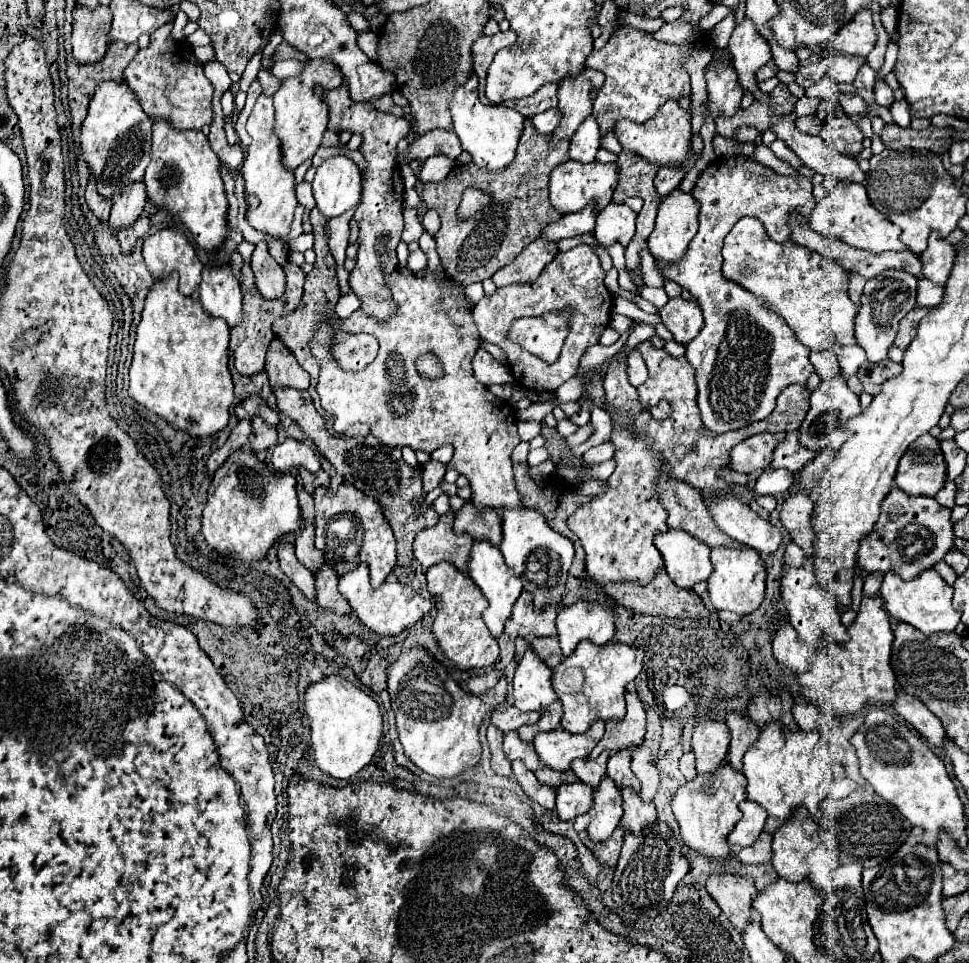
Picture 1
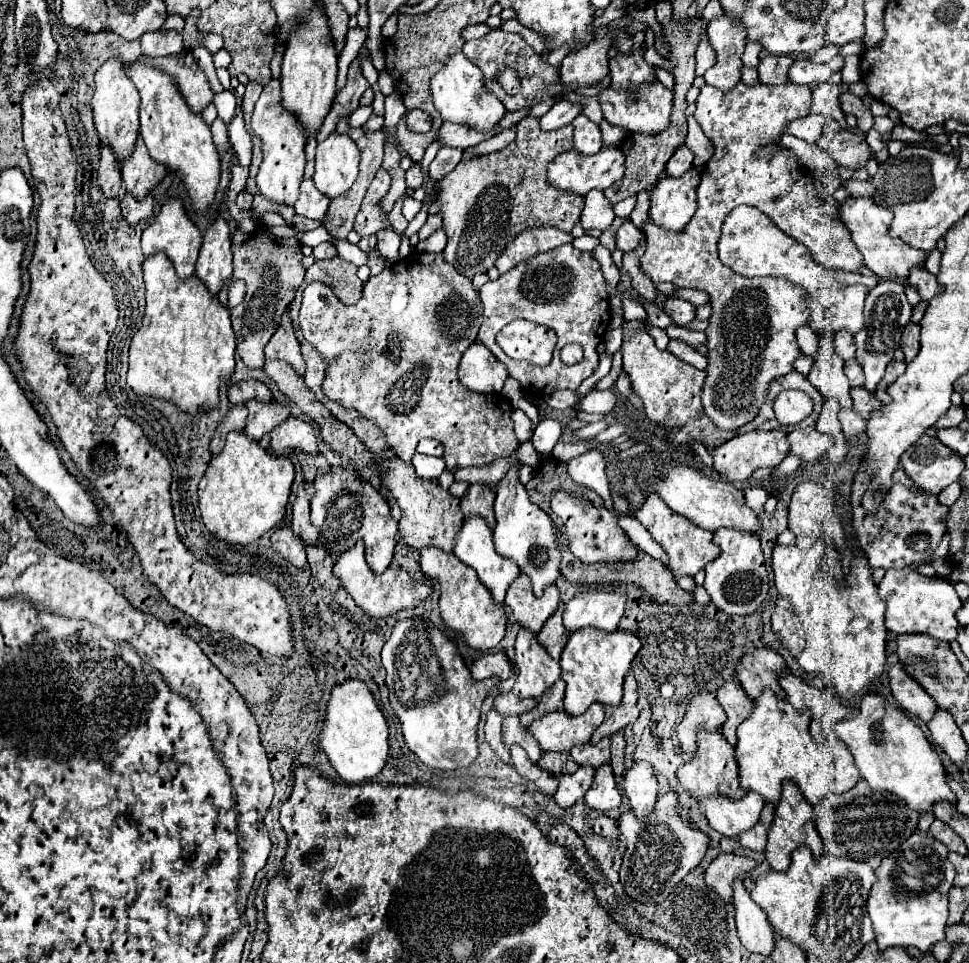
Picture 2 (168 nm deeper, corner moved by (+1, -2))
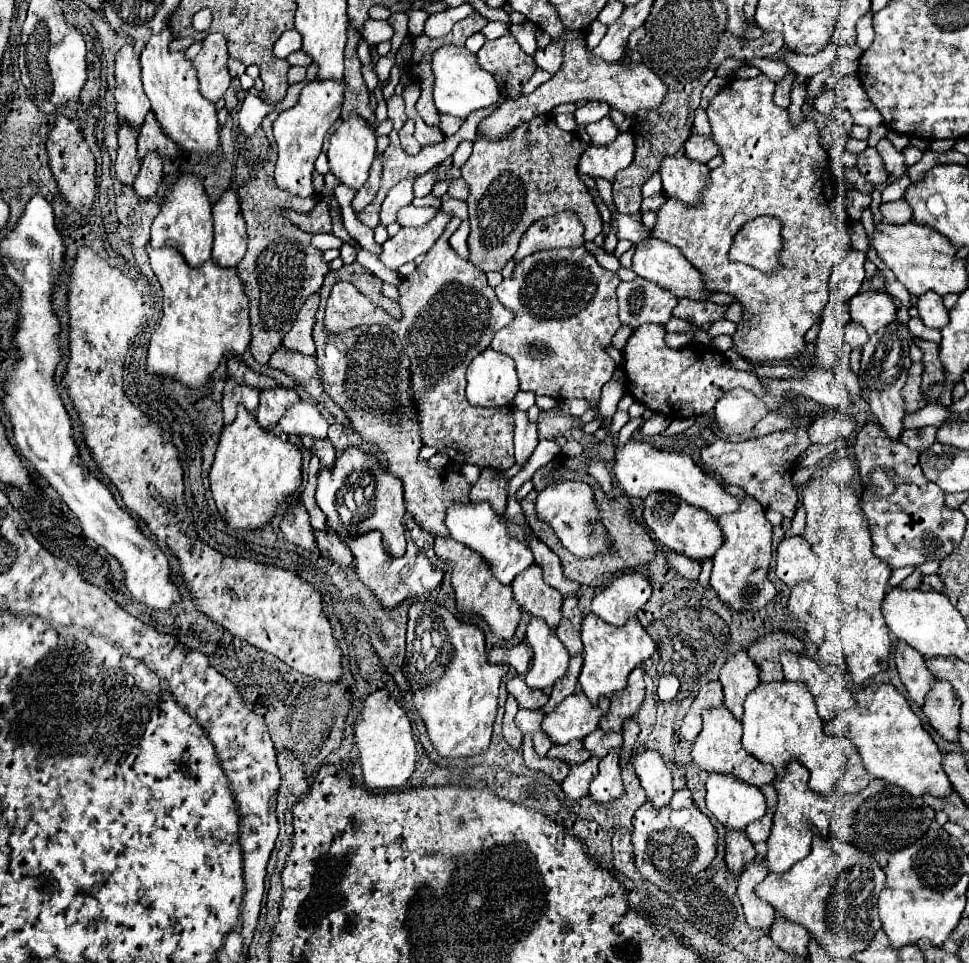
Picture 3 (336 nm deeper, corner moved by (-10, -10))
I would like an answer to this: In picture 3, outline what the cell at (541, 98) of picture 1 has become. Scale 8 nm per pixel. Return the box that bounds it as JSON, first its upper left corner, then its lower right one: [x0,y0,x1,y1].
[476,35,536,99]

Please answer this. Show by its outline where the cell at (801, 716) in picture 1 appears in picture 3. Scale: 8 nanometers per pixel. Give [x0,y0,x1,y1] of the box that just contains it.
[780,653,852,723]

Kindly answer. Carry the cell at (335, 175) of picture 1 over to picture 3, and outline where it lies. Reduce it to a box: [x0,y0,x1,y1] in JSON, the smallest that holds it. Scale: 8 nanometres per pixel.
[328,115,376,191]

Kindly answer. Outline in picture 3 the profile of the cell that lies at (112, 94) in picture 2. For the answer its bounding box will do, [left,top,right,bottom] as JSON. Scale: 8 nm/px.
[116,45,150,133]

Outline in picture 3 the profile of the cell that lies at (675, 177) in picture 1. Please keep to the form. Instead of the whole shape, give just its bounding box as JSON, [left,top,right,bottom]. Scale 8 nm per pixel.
[684,133,718,163]

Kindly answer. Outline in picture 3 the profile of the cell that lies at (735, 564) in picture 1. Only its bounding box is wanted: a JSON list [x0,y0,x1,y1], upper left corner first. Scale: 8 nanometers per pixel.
[712,499,776,611]

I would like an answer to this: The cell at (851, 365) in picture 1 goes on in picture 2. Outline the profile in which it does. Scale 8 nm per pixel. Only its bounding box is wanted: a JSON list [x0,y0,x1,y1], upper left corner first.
[835,329,855,361]

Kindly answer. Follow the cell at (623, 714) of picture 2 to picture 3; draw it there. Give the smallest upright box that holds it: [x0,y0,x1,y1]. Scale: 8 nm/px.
[600,669,644,733]

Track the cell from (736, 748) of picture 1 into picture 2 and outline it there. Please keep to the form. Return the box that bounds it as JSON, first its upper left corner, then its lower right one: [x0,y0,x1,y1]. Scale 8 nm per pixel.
[717,681,753,745]

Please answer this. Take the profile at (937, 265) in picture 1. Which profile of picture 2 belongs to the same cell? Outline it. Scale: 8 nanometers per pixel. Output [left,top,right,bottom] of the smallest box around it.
[907,269,941,303]

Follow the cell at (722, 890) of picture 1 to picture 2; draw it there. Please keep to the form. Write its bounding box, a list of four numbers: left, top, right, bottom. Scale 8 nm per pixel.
[705,853,755,903]

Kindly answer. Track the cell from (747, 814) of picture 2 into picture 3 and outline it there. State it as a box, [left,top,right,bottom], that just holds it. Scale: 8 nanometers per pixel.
[706,775,766,829]

